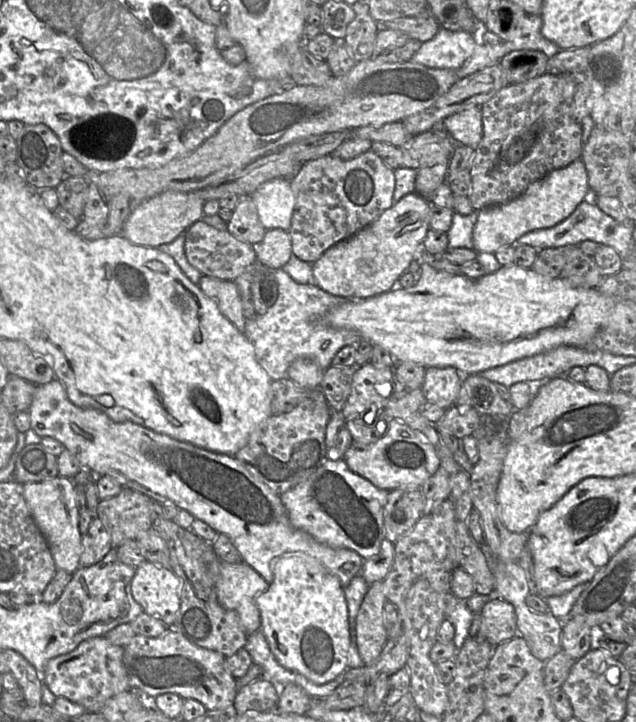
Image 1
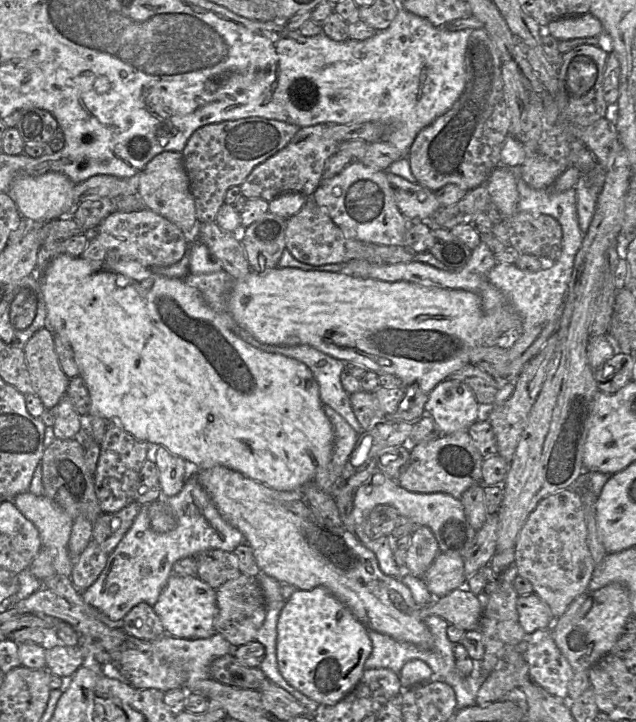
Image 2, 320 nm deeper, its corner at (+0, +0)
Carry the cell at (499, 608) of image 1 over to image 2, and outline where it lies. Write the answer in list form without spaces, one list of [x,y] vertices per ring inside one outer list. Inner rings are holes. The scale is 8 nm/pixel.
[[[535,593],[519,596],[516,602],[519,623],[527,634],[551,628],[555,620],[549,605]]]

